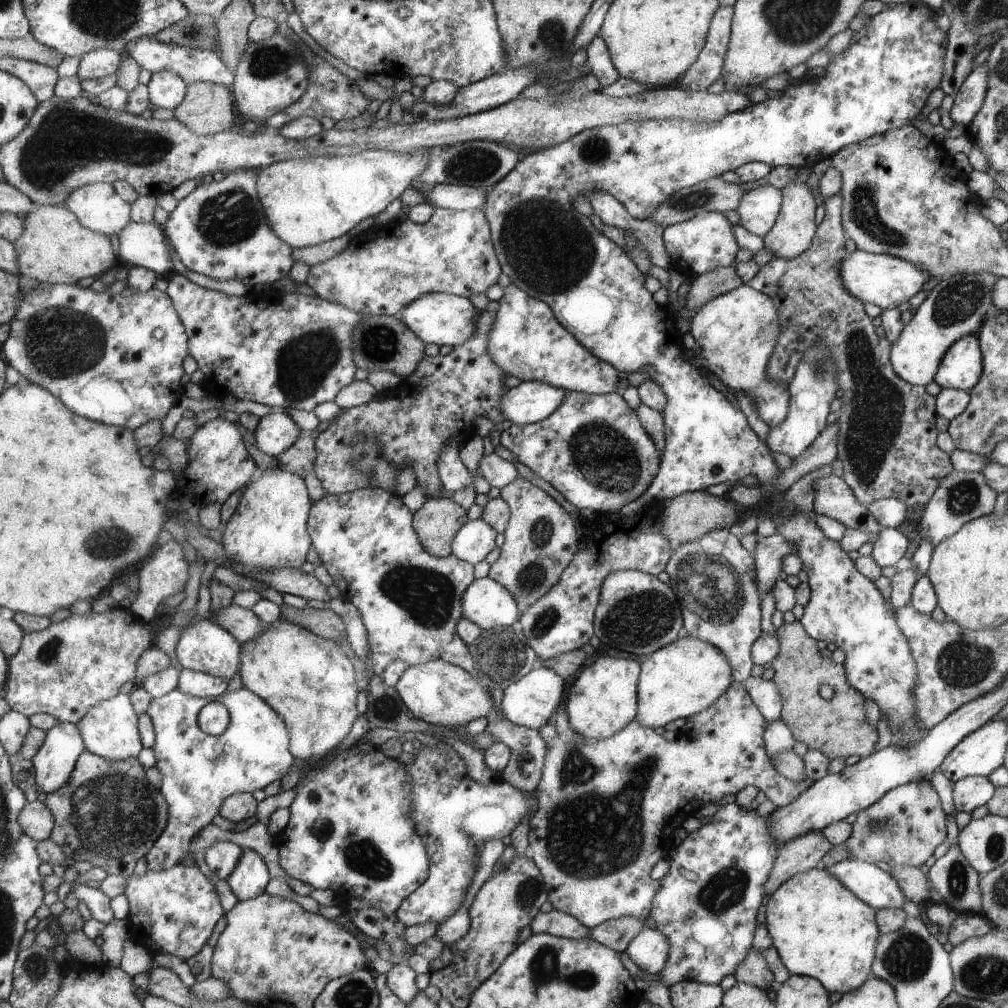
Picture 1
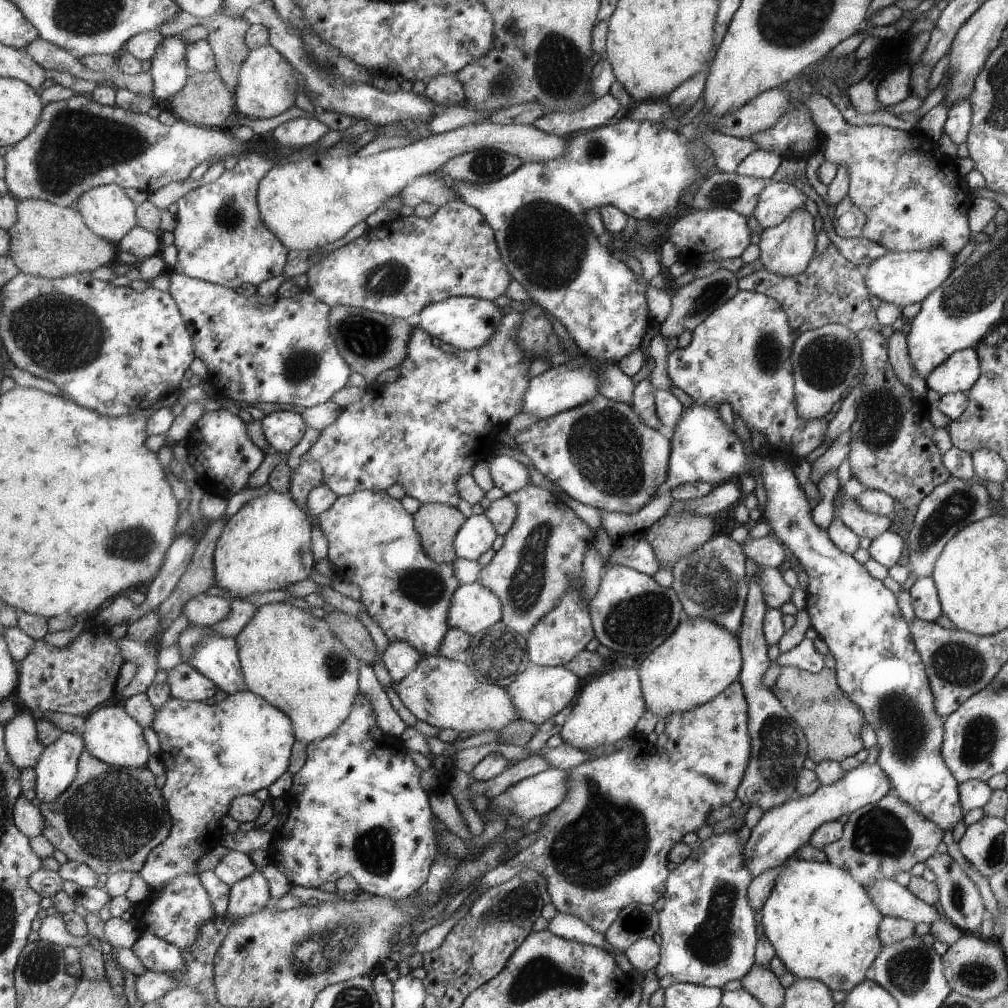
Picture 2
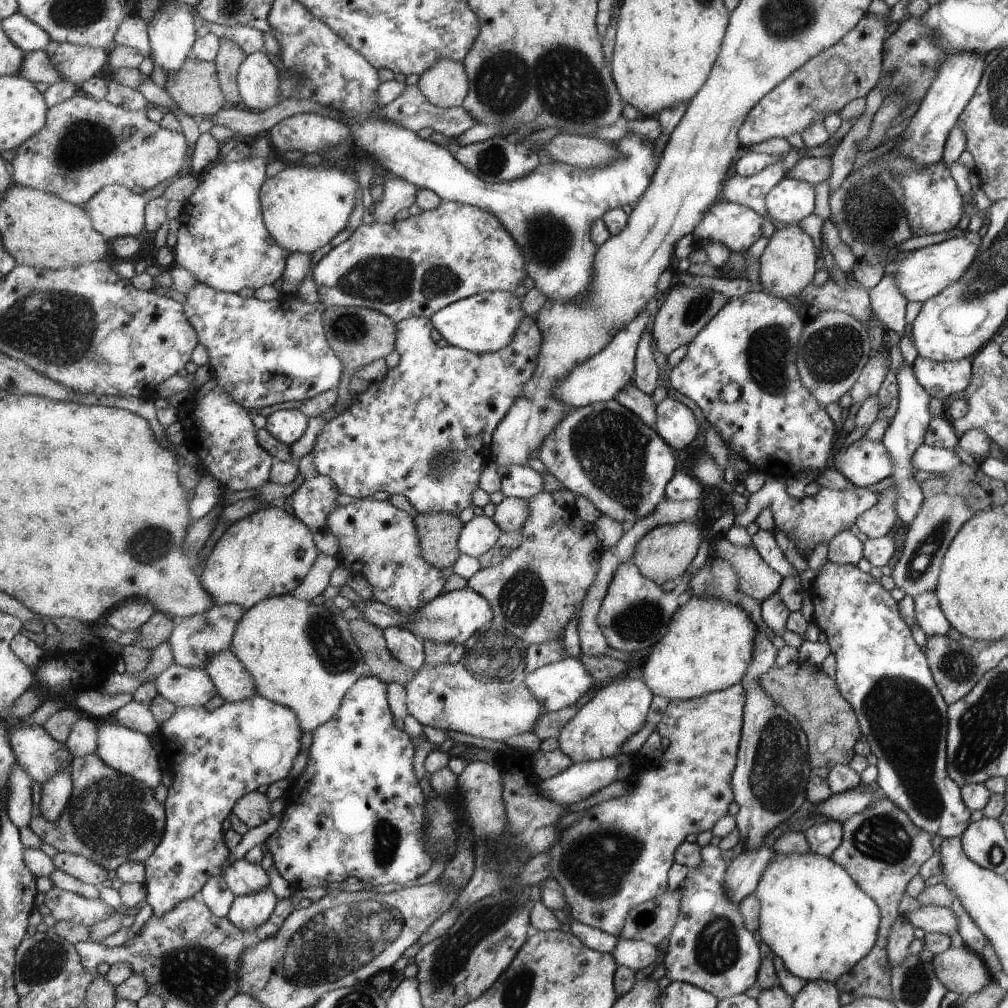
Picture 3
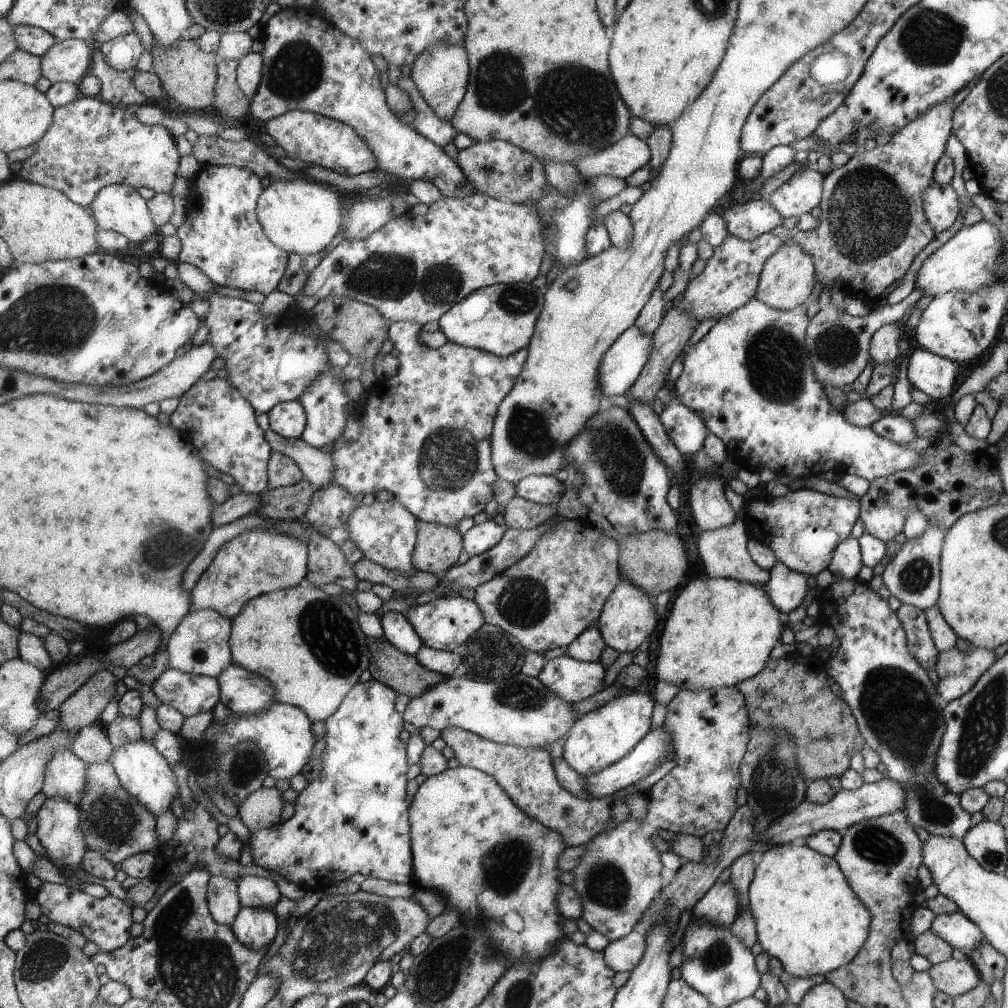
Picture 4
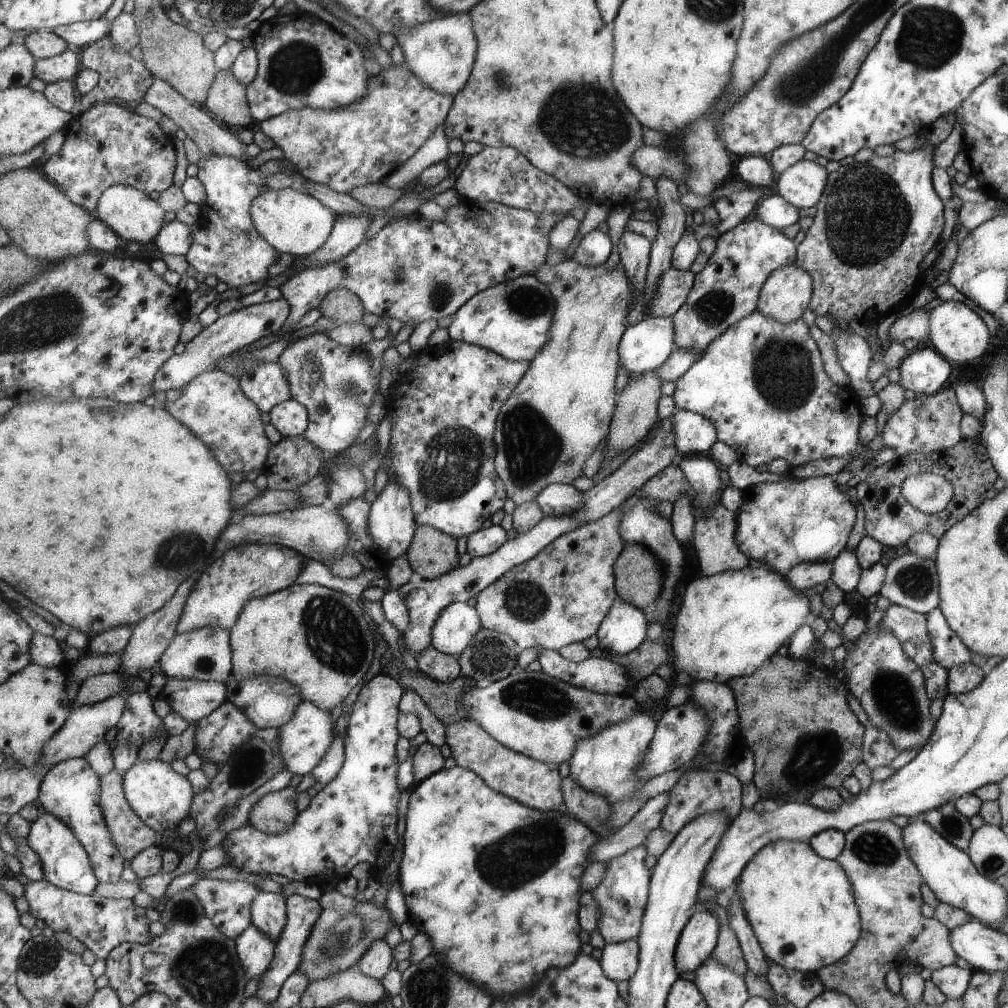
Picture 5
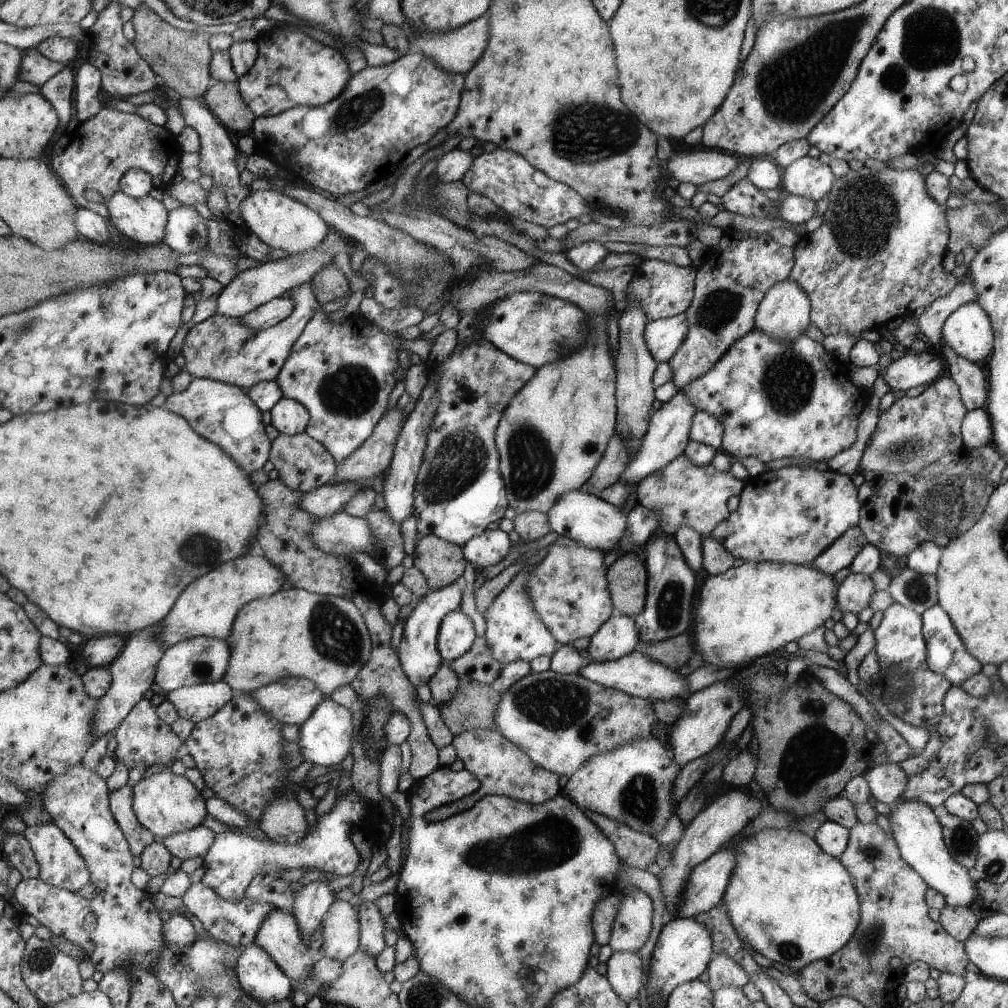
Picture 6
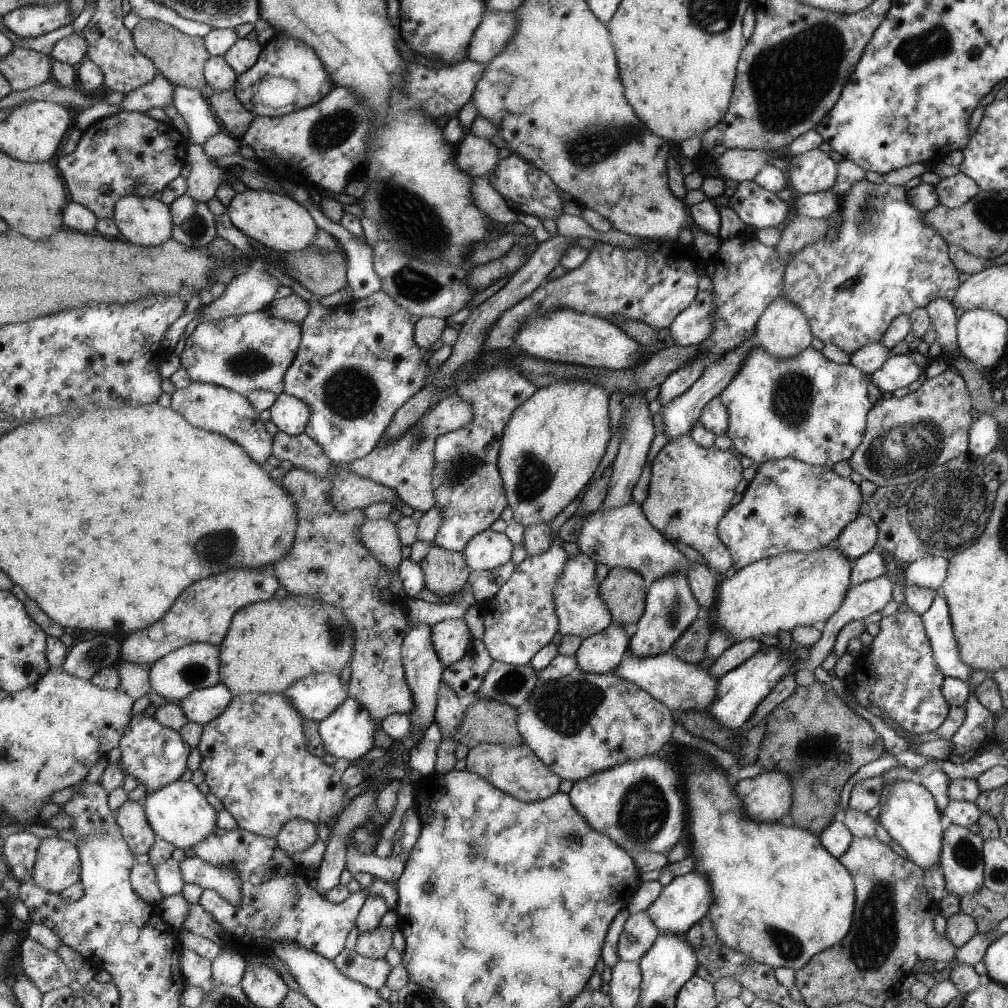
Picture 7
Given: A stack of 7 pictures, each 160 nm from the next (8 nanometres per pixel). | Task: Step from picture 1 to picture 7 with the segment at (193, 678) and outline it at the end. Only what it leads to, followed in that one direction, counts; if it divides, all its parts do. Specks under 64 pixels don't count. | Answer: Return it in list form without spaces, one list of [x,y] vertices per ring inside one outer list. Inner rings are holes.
[[[224,683],[213,687],[195,690],[191,695],[179,702],[188,720],[193,723],[209,724],[217,716],[221,716],[232,704],[234,695]]]

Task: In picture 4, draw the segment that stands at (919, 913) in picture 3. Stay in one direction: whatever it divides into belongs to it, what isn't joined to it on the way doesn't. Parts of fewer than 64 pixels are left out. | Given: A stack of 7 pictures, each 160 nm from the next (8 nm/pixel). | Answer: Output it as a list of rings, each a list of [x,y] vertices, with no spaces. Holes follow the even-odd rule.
[[[959,910],[935,916],[929,929],[937,933],[952,949],[957,948],[967,957],[974,949],[987,943],[976,924]]]

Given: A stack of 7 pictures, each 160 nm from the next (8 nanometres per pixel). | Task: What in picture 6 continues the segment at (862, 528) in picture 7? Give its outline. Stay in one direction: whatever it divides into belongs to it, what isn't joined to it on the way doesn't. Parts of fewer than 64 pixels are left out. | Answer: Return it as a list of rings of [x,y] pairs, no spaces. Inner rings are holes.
[[[855,525],[853,528],[848,528],[843,535],[838,536],[809,565],[821,572],[833,574],[848,567],[863,544],[865,544],[865,540],[862,530]]]

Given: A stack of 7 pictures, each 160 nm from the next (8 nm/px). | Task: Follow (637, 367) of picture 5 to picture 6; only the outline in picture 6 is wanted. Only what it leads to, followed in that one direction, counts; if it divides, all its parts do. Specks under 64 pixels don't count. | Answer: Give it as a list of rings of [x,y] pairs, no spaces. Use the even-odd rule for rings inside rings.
[[[685,313],[664,319],[647,320],[643,329],[644,341],[657,363],[670,359],[683,342],[687,329]]]

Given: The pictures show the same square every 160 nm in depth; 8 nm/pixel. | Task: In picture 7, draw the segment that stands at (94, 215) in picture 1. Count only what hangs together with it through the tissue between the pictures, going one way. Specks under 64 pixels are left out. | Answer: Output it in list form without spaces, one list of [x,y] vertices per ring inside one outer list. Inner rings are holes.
[[[123,196],[117,202],[114,221],[120,237],[138,246],[160,246],[173,238],[172,209],[157,198]]]

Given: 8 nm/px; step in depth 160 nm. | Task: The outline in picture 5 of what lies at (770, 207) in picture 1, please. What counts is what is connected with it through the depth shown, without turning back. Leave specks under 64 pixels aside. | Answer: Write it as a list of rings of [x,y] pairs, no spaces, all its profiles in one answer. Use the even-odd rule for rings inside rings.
[[[798,160],[786,168],[775,182],[775,192],[797,210],[819,202],[827,184],[828,171],[815,161]]]

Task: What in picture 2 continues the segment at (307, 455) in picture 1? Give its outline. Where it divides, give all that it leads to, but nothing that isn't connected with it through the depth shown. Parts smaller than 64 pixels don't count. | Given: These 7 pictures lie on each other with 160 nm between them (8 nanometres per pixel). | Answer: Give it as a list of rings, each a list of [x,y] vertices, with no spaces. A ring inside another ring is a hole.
[[[301,461],[298,468],[293,470],[292,487],[290,488],[293,498],[300,507],[306,510],[312,524],[318,524],[319,526],[319,515],[315,518],[315,516],[309,512],[309,508],[307,508],[307,498],[309,498],[309,494],[311,494],[313,488],[317,488],[317,486],[321,486],[321,484],[324,483],[324,478],[324,470],[321,464],[315,461]]]

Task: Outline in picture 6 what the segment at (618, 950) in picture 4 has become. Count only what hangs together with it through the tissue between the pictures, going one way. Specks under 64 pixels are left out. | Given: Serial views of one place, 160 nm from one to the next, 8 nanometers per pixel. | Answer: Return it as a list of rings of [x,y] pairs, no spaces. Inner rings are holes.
[[[612,952],[606,962],[606,979],[622,1001],[631,1003],[643,983],[643,964],[638,953]]]

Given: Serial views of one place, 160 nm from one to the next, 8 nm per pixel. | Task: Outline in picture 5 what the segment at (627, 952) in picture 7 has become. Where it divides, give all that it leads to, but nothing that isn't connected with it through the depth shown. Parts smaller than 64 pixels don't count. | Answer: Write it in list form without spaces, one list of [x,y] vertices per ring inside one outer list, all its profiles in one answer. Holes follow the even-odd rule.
[[[644,844],[609,859],[601,883],[593,890],[598,904],[597,930],[605,943],[619,943],[639,936],[644,908],[648,902],[648,882],[651,870],[645,868]]]

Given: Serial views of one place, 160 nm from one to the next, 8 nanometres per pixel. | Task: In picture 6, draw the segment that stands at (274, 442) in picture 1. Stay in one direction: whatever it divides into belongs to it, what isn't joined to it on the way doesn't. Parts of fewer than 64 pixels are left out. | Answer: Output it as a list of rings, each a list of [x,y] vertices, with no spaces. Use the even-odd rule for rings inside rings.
[[[283,397],[272,410],[271,424],[280,433],[298,435],[305,433],[310,423],[309,409],[294,398]]]

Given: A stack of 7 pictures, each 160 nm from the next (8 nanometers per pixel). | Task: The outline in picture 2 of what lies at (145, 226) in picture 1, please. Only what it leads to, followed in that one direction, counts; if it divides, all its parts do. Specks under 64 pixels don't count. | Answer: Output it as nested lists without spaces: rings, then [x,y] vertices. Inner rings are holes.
[[[135,227],[117,245],[120,251],[136,256],[139,262],[162,252],[161,234],[151,232],[143,227]]]

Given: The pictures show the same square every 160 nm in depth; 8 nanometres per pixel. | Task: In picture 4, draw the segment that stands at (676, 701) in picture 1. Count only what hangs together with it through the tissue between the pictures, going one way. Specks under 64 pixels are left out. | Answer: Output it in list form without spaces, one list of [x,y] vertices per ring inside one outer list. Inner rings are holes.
[[[728,578],[691,580],[662,616],[664,624],[655,662],[656,677],[690,691],[730,687],[756,675],[767,666],[769,652],[783,630],[781,611],[769,600],[764,585]]]

